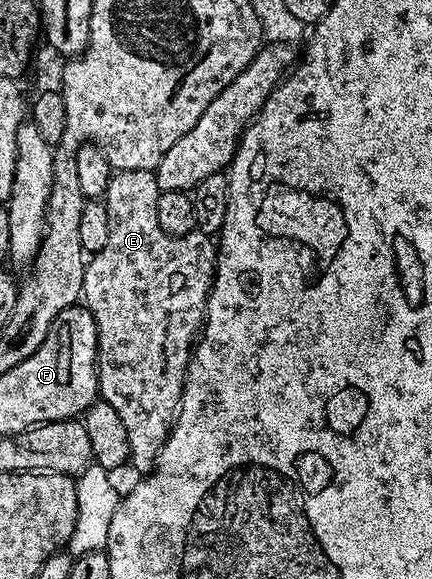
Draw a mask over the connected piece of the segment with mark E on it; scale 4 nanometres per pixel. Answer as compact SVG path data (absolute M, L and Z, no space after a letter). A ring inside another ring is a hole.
M120 170L111 173L104 199L108 212L108 244L104 244L104 248L100 248L100 252L86 262L86 271L82 281L84 305L92 312L98 333L98 393L102 400L112 404L112 408L120 412L120 420L124 420L124 429L128 431L130 462L136 469L142 470L138 472L153 470L158 454L162 451L162 445L166 443L166 437L170 435L170 430L174 427L178 406L182 403L182 389L186 383L186 370L190 366L190 355L196 345L202 323L206 320L206 301L214 283L214 269L218 267L218 248L211 235L201 234L196 228L191 234L172 236L164 232L164 228L160 228L160 220L156 220L156 200L159 193L158 181L153 170Z

